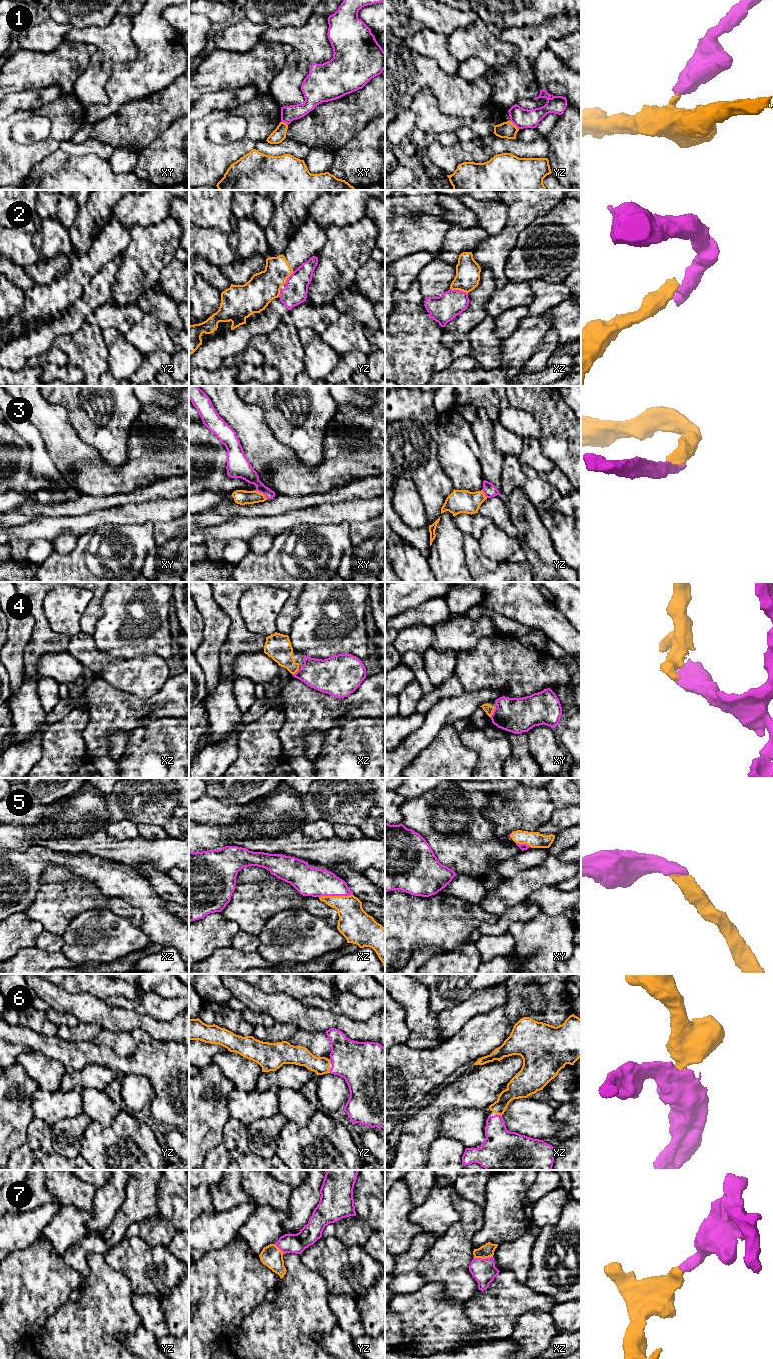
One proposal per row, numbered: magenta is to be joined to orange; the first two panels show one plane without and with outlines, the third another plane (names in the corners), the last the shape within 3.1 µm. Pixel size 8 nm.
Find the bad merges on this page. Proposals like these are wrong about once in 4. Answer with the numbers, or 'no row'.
1, 2

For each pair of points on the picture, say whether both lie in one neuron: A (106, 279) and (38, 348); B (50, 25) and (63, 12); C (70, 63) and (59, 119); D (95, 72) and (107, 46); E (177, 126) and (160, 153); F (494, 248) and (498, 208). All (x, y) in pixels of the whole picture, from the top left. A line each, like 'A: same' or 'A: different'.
A: same
B: different
C: different
D: same
E: same
F: different

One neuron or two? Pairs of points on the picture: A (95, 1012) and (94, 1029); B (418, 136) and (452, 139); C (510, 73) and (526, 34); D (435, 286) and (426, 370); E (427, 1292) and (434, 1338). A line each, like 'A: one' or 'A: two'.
A: two
B: one
C: one
D: two
E: one

